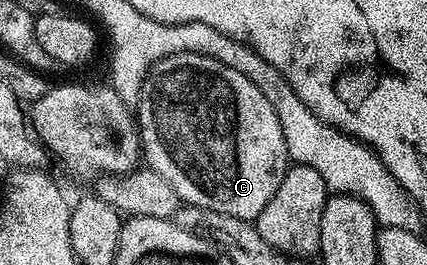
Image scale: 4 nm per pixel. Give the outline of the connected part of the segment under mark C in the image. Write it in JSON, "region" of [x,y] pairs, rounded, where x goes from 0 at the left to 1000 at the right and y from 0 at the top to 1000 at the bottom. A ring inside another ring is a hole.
{"region":[[[407,208],[386,215],[375,238],[363,242],[344,279],[344,302],[335,309],[321,408],[321,475],[330,585],[342,626],[351,642],[365,645],[377,668],[386,668],[386,683],[396,683],[396,698],[405,698],[405,713],[419,732],[422,755],[452,781],[499,789],[508,804],[536,804],[536,819],[564,819],[593,834],[611,804],[611,789],[621,789],[621,774],[630,774],[639,728],[649,728],[658,683],[677,642],[667,502],[658,502],[658,457],[649,442],[639,396],[630,396],[621,351],[611,351],[611,336],[602,336],[602,321],[593,321],[593,306],[583,306],[583,291],[555,275],[555,260],[536,260],[536,245],[518,245],[518,230],[499,230],[489,215]]]}

